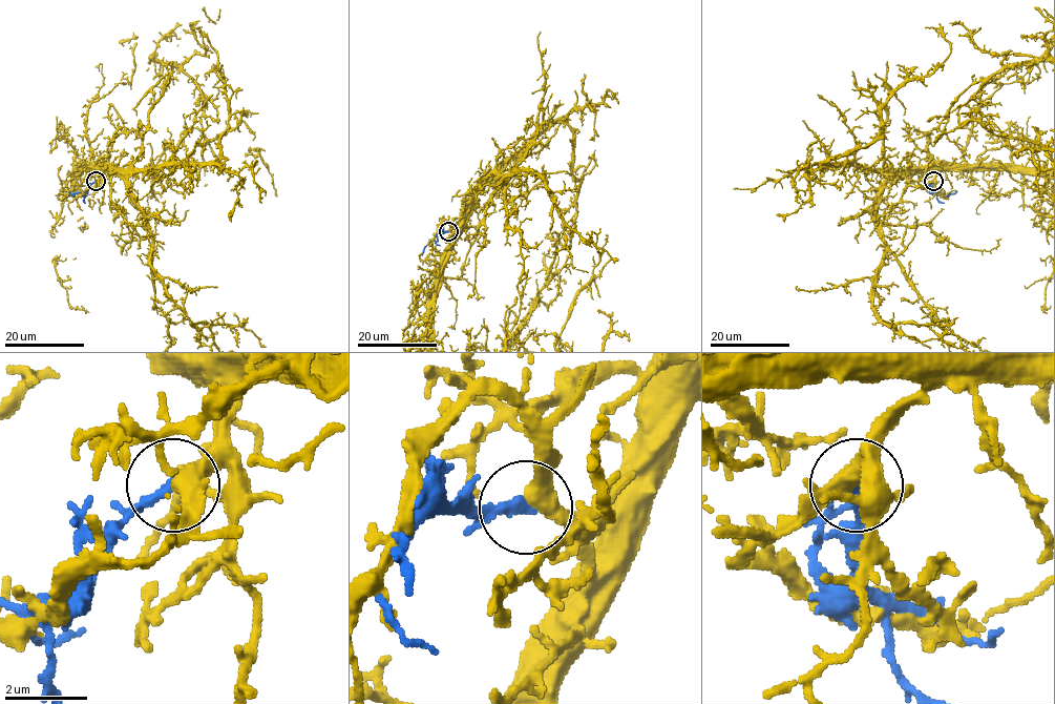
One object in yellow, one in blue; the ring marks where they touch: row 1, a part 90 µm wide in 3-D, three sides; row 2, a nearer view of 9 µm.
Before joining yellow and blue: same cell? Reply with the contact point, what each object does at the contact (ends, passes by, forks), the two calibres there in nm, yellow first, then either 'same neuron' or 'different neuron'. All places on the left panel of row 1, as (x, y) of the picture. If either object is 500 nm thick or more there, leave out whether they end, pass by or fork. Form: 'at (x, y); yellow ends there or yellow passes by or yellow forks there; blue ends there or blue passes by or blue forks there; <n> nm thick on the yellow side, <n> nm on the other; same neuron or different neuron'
at (96, 181); yellow passes by; blue ends there; 380 nm thick on the yellow side, 280 nm on the other; different neuron

